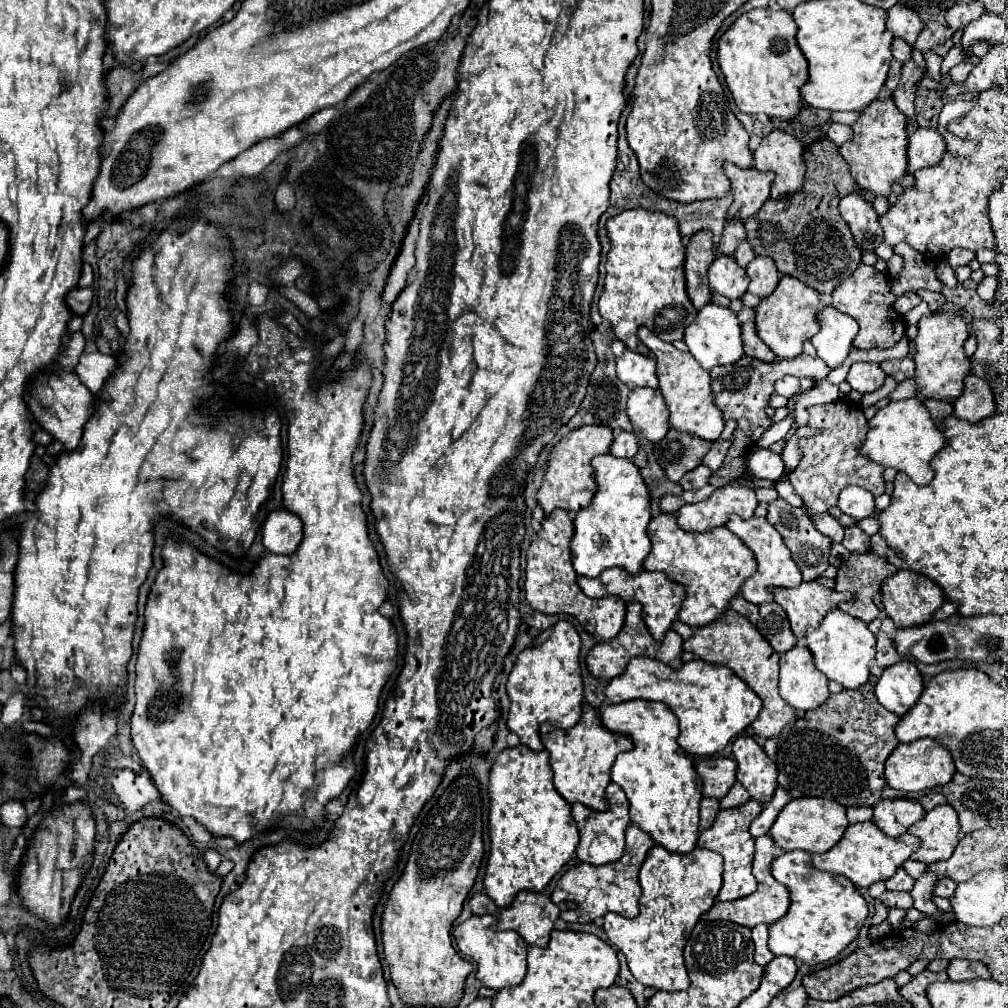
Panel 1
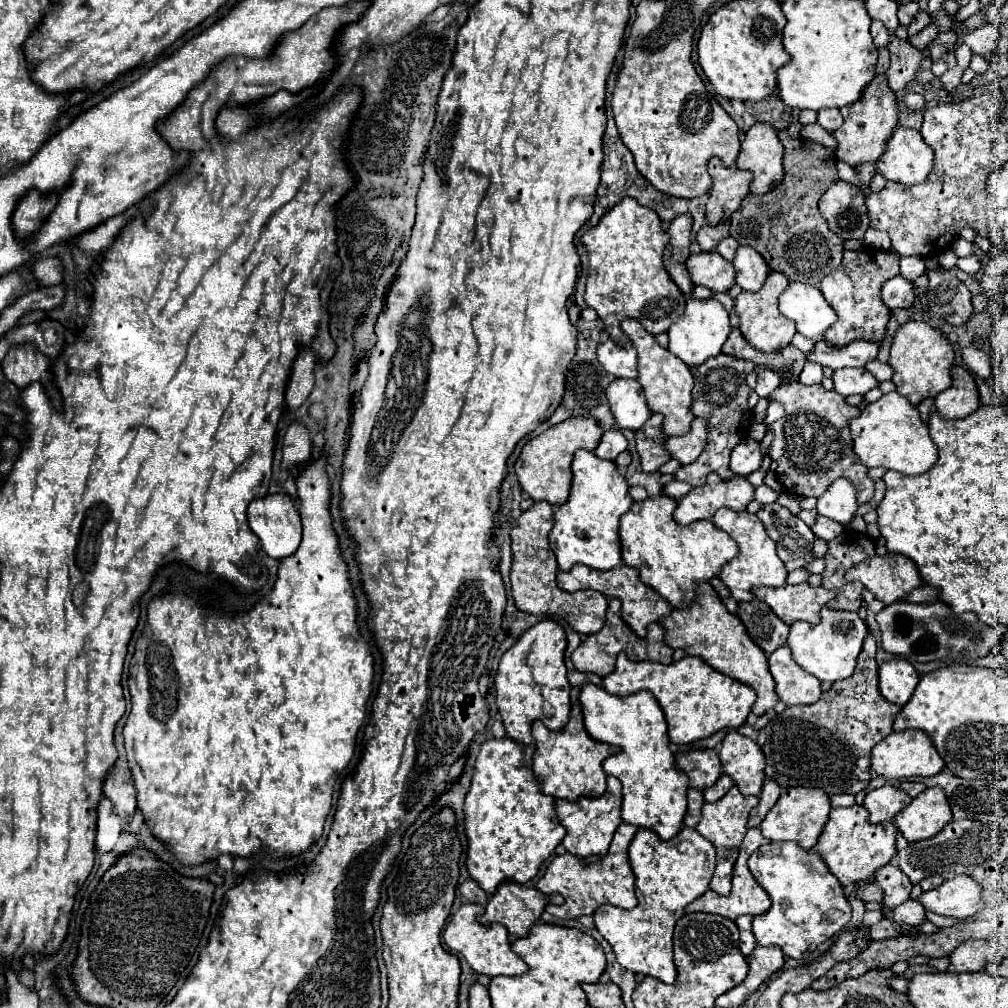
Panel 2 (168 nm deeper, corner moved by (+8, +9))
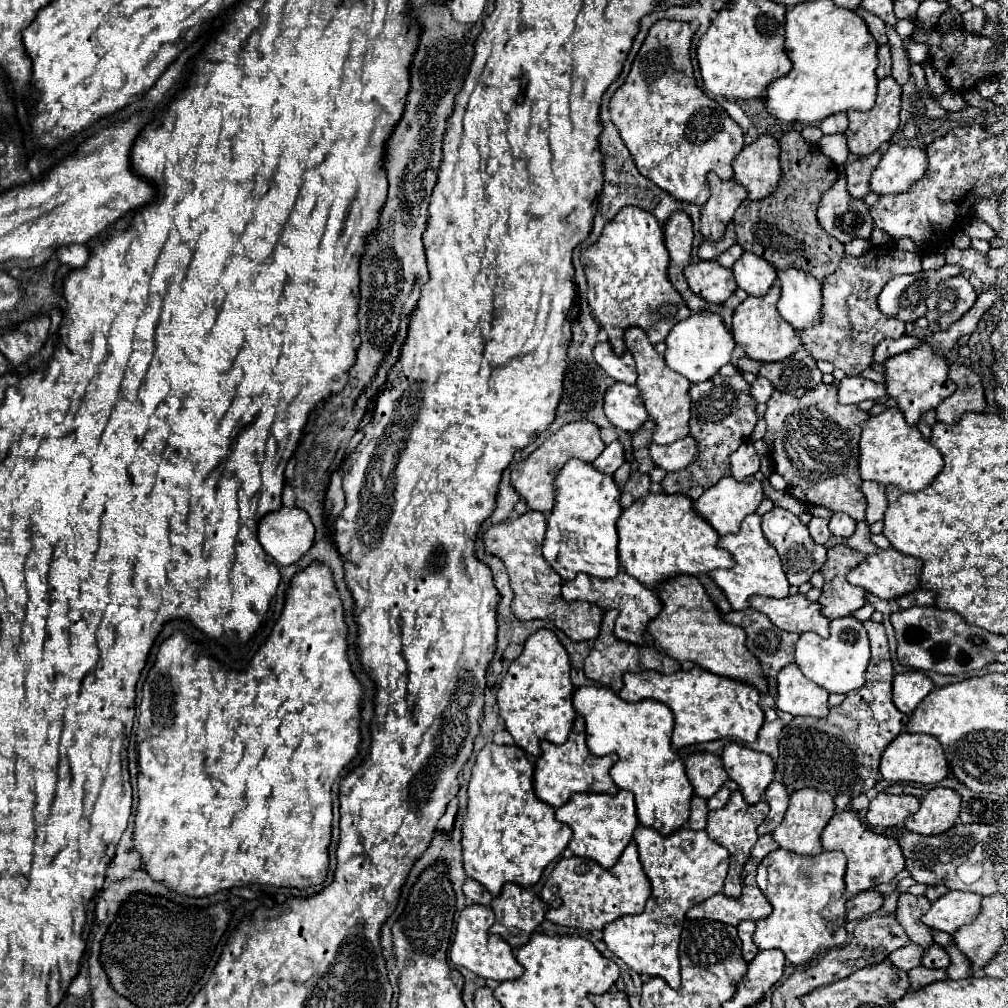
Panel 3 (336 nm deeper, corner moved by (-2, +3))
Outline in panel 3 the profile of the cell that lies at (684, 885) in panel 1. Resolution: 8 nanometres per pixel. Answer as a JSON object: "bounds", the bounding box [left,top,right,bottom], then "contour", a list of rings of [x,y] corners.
{"bounds":[604,827,730,989],"contour":[[[650,827],[634,831],[640,863],[652,883],[652,895],[640,915],[626,915],[608,923],[604,933],[606,947],[620,957],[630,969],[648,977],[662,977],[674,989],[680,985],[678,943],[684,915],[690,907],[706,901],[724,889],[724,879],[730,865],[730,853],[720,843],[712,841],[706,831],[680,827],[670,835],[662,835]]]}

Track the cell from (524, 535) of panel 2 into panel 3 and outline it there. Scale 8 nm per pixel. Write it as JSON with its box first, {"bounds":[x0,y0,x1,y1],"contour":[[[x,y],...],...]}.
{"bounds":[484,511,602,641],"contour":[[[528,511],[516,519],[488,527],[484,533],[484,551],[500,557],[500,561],[504,563],[510,577],[510,587],[514,589],[512,613],[520,621],[548,619],[558,629],[562,629],[572,641],[592,641],[598,637],[602,609],[598,609],[598,605],[582,601],[566,603],[562,599],[560,595],[562,579],[542,557],[544,531],[546,531],[546,517],[538,511]]]}

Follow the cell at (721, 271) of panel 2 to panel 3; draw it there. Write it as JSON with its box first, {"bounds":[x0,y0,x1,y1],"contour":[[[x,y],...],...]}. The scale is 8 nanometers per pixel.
{"bounds":[684,261,736,303],"contour":[[[716,261],[690,263],[684,269],[684,277],[690,291],[708,303],[724,303],[736,291],[734,275]]]}

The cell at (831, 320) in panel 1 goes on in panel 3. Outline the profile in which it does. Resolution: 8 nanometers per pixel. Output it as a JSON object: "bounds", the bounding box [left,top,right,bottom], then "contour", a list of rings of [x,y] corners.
{"bounds":[776,269,822,329],"contour":[[[778,269],[780,299],[776,303],[780,315],[796,329],[816,325],[822,311],[822,287],[814,275],[802,269]]]}

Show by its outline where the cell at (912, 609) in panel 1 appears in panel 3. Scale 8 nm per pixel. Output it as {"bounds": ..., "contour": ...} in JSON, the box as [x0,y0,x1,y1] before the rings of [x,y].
{"bounds":[848,547,922,601],"contour":[[[892,547],[888,549],[878,549],[876,553],[870,553],[866,557],[866,561],[862,561],[858,567],[854,567],[848,573],[848,583],[858,585],[870,593],[874,593],[880,599],[892,601],[904,593],[910,593],[914,589],[918,589],[918,581],[920,581],[920,571],[922,571],[922,561],[910,555],[904,555]]]}

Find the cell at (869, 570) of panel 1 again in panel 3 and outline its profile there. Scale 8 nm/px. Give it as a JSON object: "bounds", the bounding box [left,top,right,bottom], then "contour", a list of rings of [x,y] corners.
{"bounds":[818,545,866,619],"contour":[[[836,545],[828,551],[828,561],[820,569],[820,573],[824,575],[824,587],[818,599],[822,615],[826,615],[828,619],[848,617],[862,605],[866,605],[866,591],[846,581],[846,573],[854,569],[864,557],[864,553],[852,551],[844,545]]]}

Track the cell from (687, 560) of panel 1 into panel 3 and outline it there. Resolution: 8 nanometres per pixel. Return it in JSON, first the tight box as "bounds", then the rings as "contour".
{"bounds":[616,493,734,589],"contour":[[[650,493],[636,499],[616,523],[618,529],[618,557],[626,573],[642,581],[648,589],[678,575],[710,573],[718,567],[732,567],[734,559],[724,549],[718,549],[720,535],[712,525],[694,511],[694,503],[684,493]]]}

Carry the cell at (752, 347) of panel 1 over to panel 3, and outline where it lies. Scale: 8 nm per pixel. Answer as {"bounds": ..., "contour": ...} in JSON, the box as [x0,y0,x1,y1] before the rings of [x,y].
{"bounds":[738,349,822,397],"contour":[[[804,349],[776,363],[760,363],[742,357],[738,359],[738,369],[750,371],[756,377],[766,377],[774,389],[782,393],[790,393],[794,397],[802,397],[802,393],[822,383],[822,373],[816,367],[816,361]]]}

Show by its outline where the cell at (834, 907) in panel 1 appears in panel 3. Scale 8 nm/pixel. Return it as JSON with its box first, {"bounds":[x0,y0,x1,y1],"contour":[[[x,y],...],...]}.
{"bounds":[754,849,848,965],"contour":[[[776,849],[766,859],[762,859],[762,863],[758,865],[758,887],[768,897],[774,911],[766,919],[756,921],[754,943],[758,945],[758,949],[780,949],[790,963],[806,965],[812,957],[842,945],[848,937],[844,929],[844,913],[846,913],[844,905],[848,901],[844,889],[844,869],[846,869],[846,857],[840,851],[822,851],[816,857],[808,857],[790,853],[786,849]]]}

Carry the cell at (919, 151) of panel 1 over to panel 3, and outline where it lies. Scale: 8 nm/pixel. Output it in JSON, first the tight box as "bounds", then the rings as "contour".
{"bounds":[870,143,928,195],"contour":[[[892,143],[870,175],[870,191],[876,195],[904,193],[926,173],[926,165],[928,157],[924,149]]]}

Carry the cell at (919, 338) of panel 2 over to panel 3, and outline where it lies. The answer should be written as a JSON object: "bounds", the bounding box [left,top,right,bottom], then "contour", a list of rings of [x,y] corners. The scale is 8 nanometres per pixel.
{"bounds":[884,343,956,425],"contour":[[[922,343],[916,349],[910,349],[906,353],[894,355],[888,361],[884,361],[884,377],[886,377],[886,393],[888,397],[896,399],[898,409],[902,411],[908,425],[916,425],[918,419],[930,411],[936,409],[938,403],[942,403],[946,397],[950,397],[956,389],[956,385],[948,377],[948,363],[944,357],[934,355],[930,345]]]}

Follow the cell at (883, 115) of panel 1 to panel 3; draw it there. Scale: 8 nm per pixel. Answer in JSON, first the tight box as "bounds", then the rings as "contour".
{"bounds":[846,77,900,157],"contour":[[[884,77],[878,81],[878,97],[876,97],[876,105],[862,113],[862,111],[854,111],[850,109],[848,111],[848,131],[846,131],[846,137],[848,137],[848,149],[852,155],[856,157],[866,157],[870,153],[874,153],[876,149],[880,149],[882,143],[888,143],[890,137],[896,133],[898,129],[898,113],[900,113],[900,85],[894,81],[894,77]]]}

